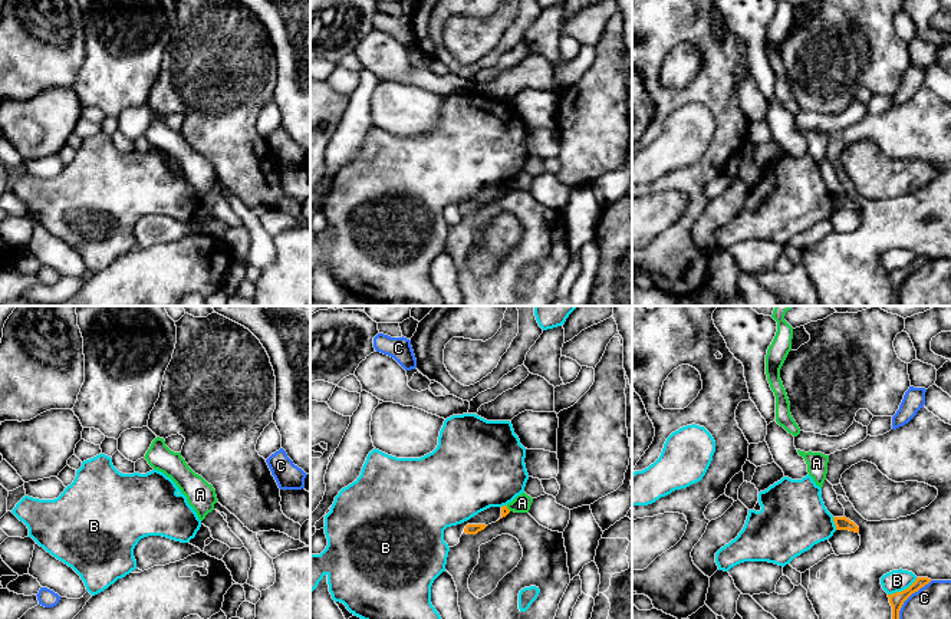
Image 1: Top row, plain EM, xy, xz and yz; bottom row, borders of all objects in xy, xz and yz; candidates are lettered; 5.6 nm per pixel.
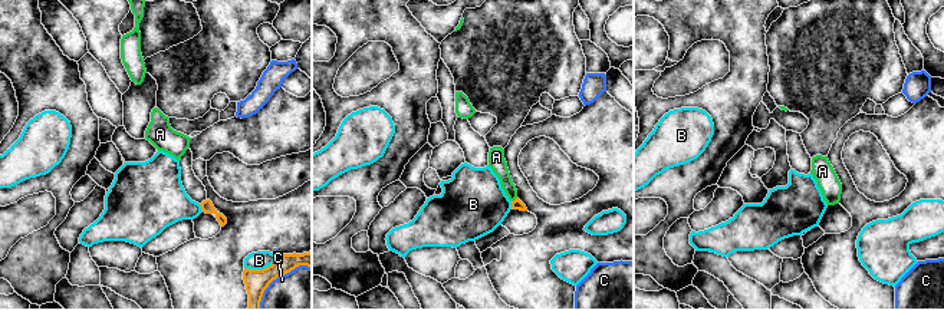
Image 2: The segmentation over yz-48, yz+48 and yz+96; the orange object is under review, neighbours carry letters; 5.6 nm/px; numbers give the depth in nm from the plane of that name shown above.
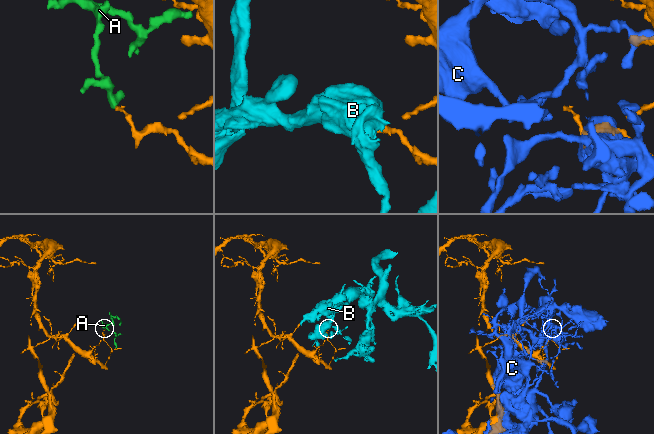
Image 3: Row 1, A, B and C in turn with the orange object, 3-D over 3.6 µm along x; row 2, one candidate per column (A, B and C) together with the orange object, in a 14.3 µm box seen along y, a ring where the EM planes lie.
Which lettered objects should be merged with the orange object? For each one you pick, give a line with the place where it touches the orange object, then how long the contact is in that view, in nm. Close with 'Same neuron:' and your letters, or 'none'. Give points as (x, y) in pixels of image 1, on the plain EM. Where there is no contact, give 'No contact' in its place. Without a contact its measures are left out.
Same neuron: none

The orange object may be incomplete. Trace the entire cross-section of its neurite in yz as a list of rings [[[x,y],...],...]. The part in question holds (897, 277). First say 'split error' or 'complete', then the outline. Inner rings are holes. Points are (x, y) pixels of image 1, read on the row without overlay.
complete; [[[917,256],[917,259],[905,269],[896,270],[892,273],[888,273],[889,281],[892,284],[892,299],[891,306],[899,306],[899,289],[904,283],[904,280],[915,270],[918,270],[921,266],[928,263],[931,257],[928,256]]]

